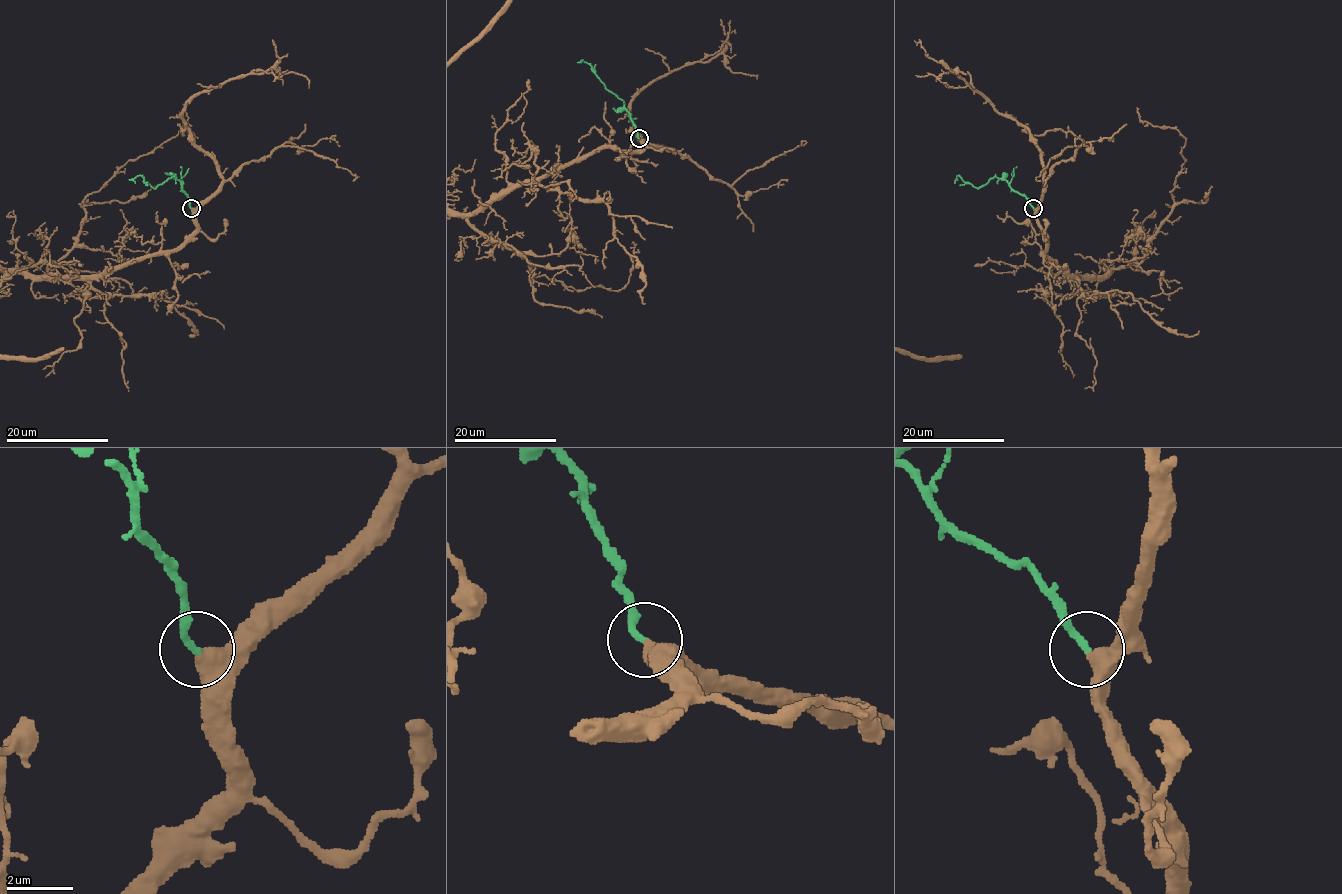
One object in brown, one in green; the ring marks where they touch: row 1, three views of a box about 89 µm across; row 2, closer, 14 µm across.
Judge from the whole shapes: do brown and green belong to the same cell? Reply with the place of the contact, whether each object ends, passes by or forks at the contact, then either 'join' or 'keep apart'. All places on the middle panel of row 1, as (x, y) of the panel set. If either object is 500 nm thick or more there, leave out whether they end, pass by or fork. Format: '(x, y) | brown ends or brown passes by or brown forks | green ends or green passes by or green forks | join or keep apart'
(639, 138) | join

